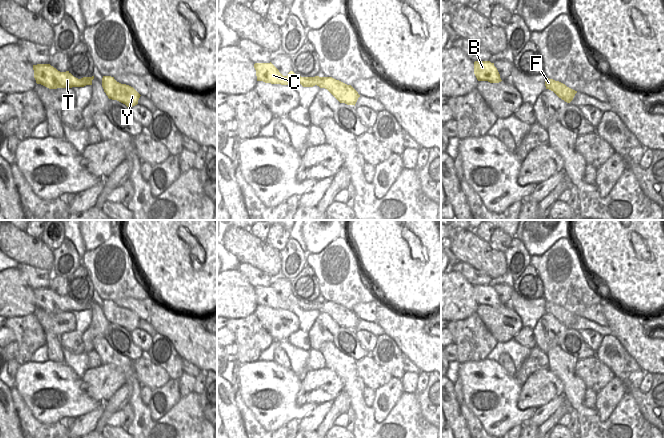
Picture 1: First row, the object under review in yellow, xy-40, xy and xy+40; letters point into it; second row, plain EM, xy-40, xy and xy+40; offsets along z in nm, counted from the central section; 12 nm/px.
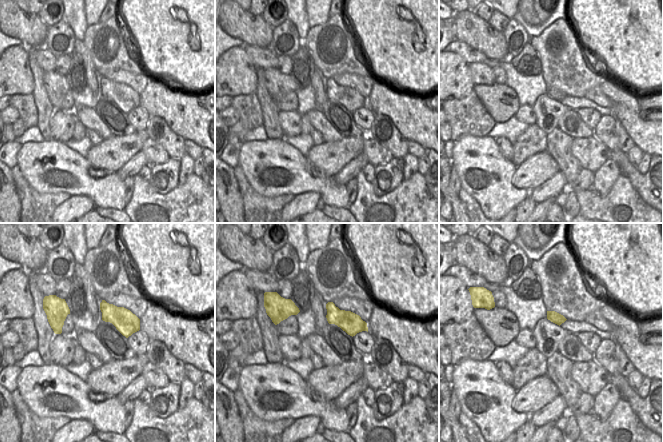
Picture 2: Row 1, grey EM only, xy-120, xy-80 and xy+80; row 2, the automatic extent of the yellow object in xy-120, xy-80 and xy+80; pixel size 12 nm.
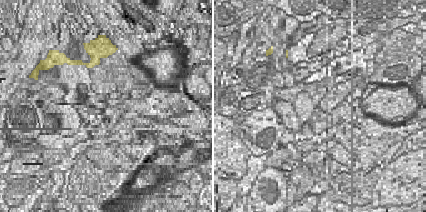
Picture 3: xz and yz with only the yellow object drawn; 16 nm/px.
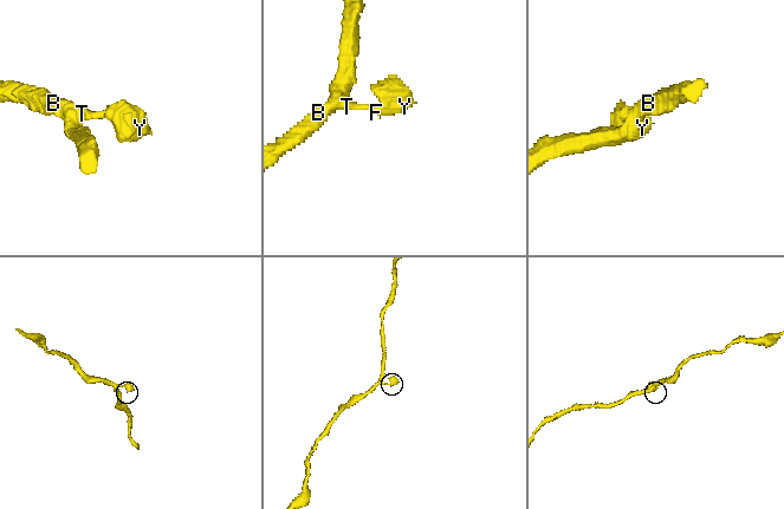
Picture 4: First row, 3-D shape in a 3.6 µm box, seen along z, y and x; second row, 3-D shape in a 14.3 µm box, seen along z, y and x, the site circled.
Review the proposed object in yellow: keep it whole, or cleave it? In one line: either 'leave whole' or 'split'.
leave whole

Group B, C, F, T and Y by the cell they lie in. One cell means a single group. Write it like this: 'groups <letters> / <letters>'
groups B C F T Y

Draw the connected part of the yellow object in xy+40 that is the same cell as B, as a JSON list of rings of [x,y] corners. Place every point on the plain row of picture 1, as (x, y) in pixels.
[[[475,285],[474,298],[478,305],[488,305],[490,307],[502,305],[497,292],[490,285]]]

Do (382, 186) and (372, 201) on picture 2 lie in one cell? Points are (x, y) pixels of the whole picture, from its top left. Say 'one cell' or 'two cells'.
two cells

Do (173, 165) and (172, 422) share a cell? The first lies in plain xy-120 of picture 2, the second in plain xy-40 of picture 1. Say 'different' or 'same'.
different

